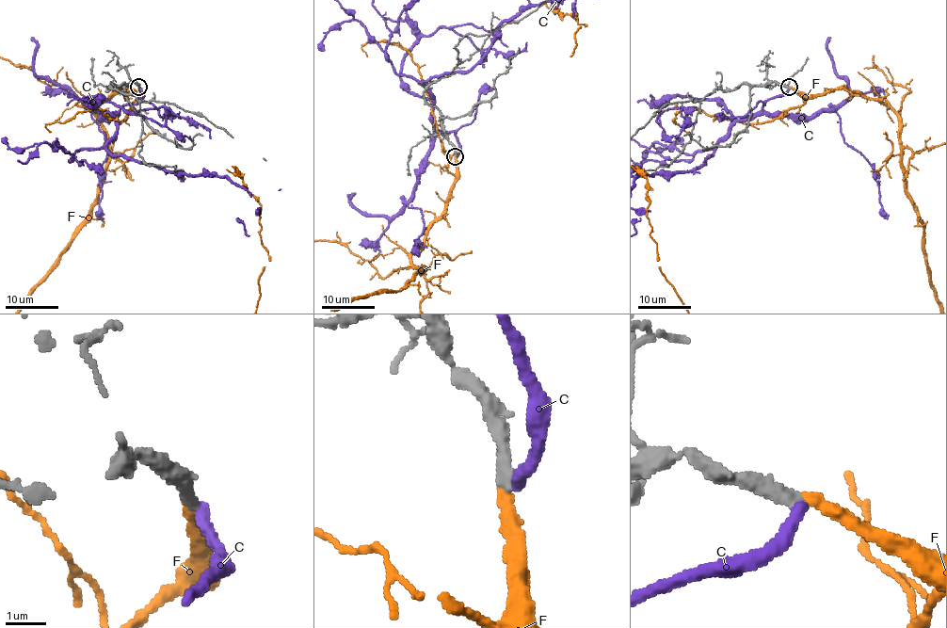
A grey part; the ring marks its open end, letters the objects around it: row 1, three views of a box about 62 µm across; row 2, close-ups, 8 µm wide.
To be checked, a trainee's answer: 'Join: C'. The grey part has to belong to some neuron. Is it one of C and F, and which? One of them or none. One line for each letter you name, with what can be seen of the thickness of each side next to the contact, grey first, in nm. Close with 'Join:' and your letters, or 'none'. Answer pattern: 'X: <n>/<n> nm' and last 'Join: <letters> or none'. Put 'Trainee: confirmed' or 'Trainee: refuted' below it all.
F: 360/320 nm
Join: F
Trainee: refuted

